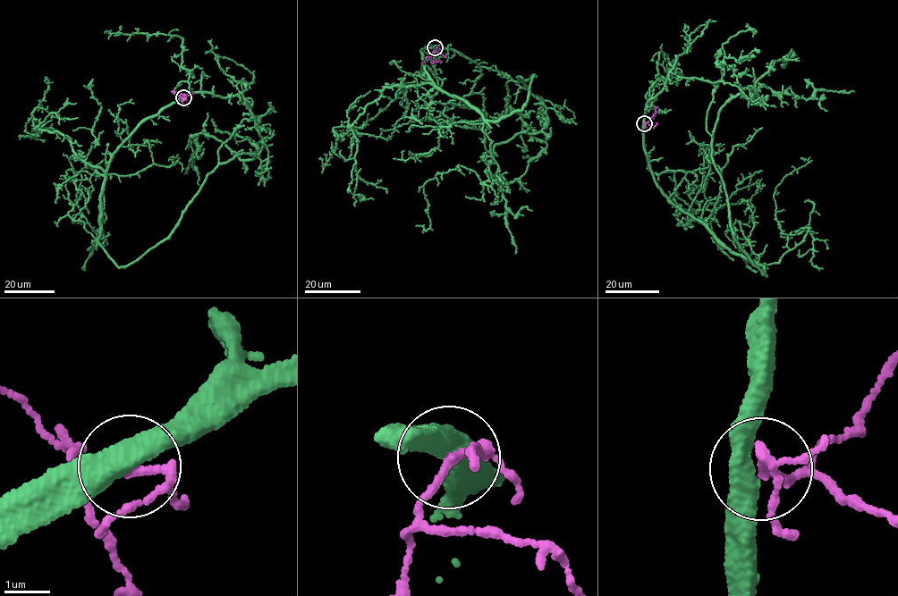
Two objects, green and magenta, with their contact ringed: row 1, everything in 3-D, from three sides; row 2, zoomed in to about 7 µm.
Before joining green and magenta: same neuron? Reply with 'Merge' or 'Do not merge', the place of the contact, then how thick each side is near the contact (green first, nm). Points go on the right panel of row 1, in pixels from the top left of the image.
Merge. Place: (644, 123). Thickness 500 nm (green) against 130 nm

